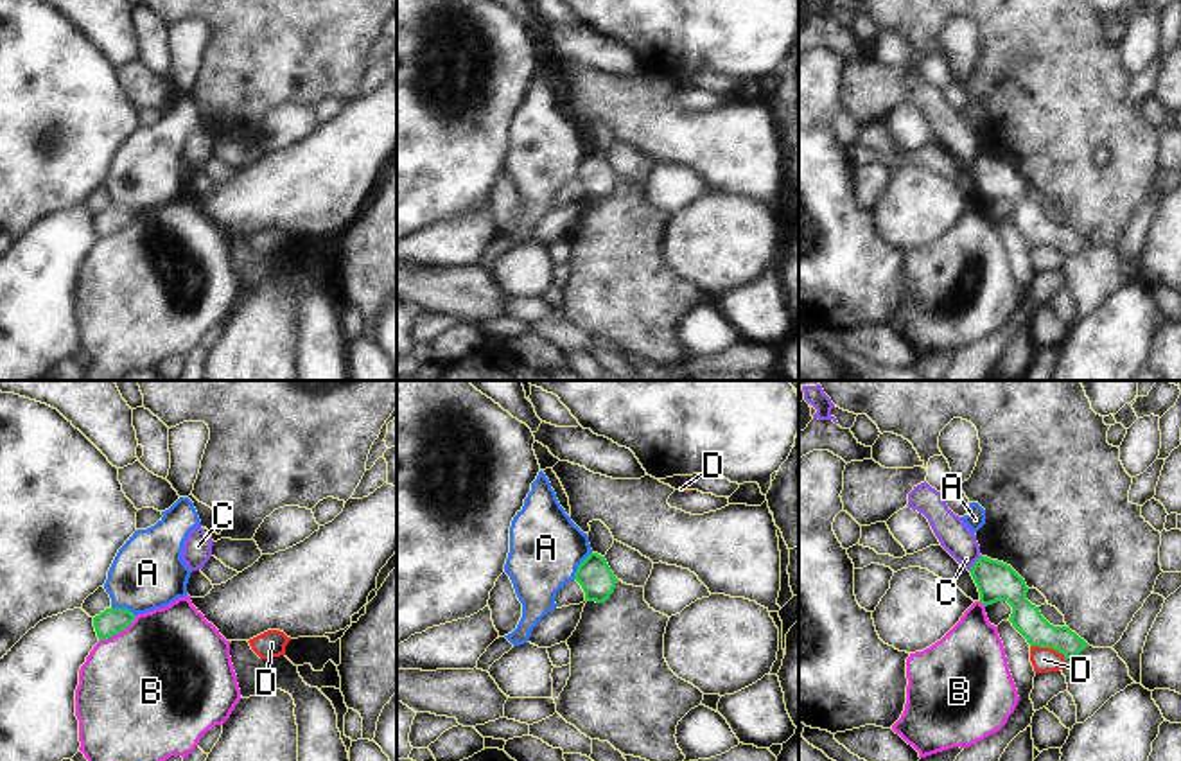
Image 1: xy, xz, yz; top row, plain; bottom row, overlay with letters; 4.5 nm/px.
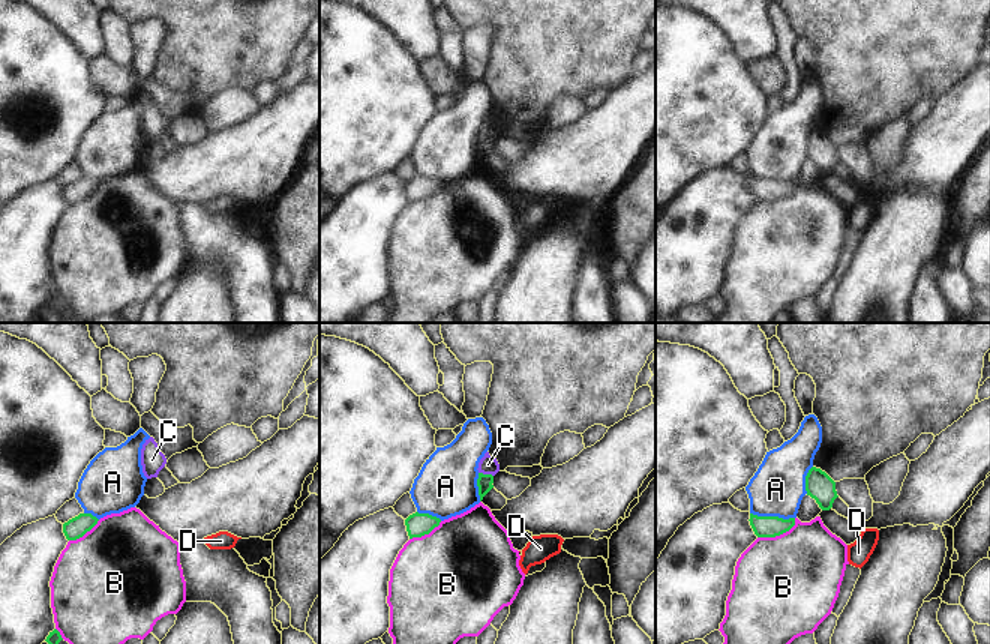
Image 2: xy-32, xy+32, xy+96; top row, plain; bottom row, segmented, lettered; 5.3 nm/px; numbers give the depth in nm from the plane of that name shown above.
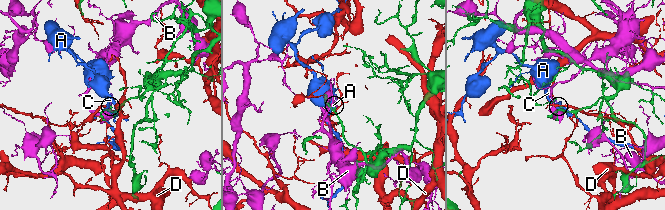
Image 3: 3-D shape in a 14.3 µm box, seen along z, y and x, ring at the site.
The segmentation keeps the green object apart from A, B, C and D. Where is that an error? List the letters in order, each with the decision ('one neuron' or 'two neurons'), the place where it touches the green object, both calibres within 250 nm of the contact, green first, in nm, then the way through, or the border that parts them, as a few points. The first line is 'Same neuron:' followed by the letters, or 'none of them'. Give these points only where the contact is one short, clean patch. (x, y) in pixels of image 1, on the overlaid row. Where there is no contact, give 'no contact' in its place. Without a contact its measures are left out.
Same neuron: none of them
A: two neurons; contact xz (578, 566); calibres 160 and 320 nm
B: two neurons; contact xy (117, 632); calibres 120 and 480 nm
C: two neurons; contact yz (975, 562); calibres 180 and 150 nm; border yz (980, 555), (968, 569)
D: two neurons; contact yz (1049, 647); calibres 140 and 110 nm; border yz (1031, 645), (1054, 648), (1067, 659)

